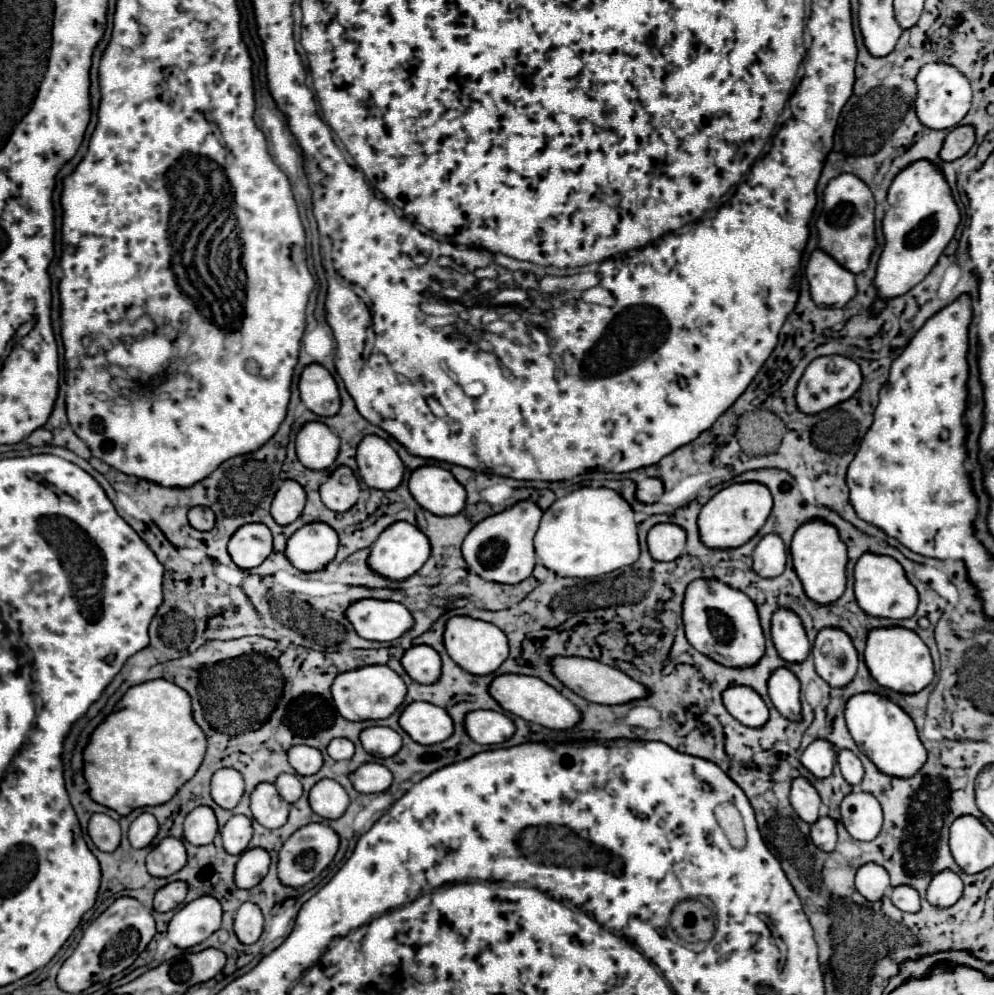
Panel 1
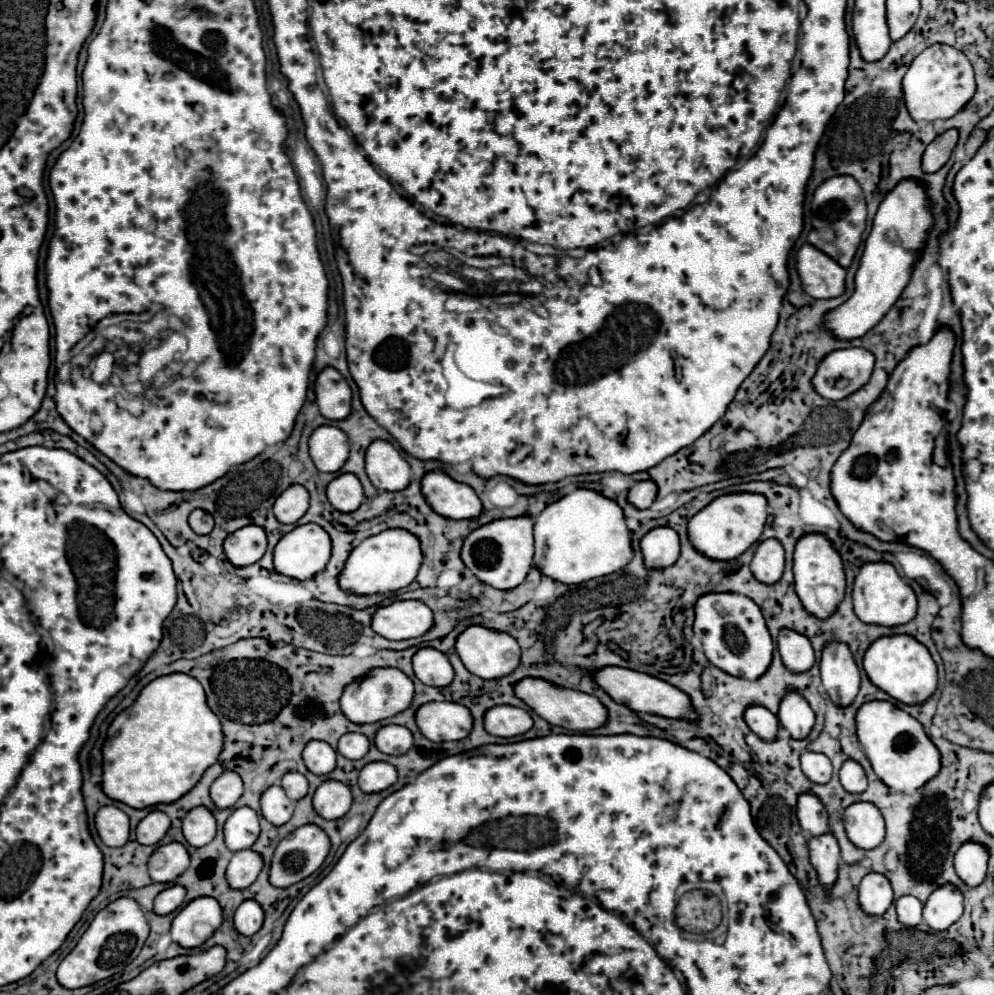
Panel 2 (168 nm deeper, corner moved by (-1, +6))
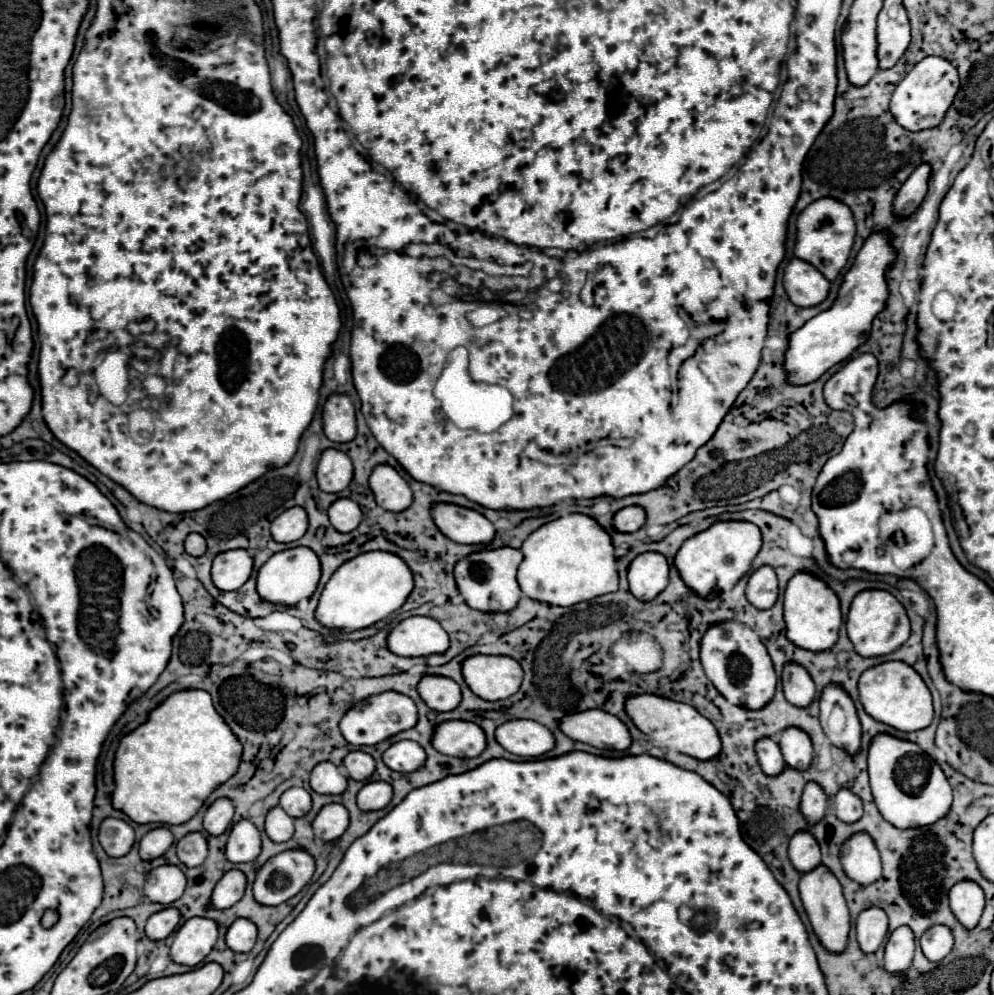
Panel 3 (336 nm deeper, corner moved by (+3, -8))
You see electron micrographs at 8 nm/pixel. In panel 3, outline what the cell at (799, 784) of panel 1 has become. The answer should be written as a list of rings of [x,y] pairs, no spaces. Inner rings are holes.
[[[800,830],[790,840],[788,856],[798,872],[810,872],[820,864],[820,846],[808,830]]]

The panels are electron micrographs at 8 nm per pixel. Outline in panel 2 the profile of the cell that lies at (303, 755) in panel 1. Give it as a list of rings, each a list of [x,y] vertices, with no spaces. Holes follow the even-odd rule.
[[[320,740],[308,742],[302,756],[304,756],[306,768],[312,774],[324,776],[324,774],[330,774],[336,768],[336,750],[332,750],[332,746],[326,744],[326,742],[320,742]]]

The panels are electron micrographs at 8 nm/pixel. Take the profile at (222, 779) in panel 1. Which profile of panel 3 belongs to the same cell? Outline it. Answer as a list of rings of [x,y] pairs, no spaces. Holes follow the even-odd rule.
[[[218,798],[210,804],[210,808],[206,810],[206,816],[204,816],[204,830],[208,834],[222,834],[230,822],[232,822],[232,816],[234,816],[234,804],[232,800],[228,798]]]

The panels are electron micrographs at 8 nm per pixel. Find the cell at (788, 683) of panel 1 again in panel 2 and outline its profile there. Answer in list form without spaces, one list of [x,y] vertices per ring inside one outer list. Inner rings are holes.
[[[790,692],[784,696],[778,712],[778,720],[782,728],[790,734],[794,740],[802,740],[810,734],[814,726],[814,712],[810,704],[796,692]]]

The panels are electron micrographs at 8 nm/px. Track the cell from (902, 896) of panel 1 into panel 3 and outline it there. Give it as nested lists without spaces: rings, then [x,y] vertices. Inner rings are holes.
[[[898,926],[886,942],[884,968],[890,972],[906,972],[912,964],[914,944],[916,944],[916,940],[914,940],[912,928]]]

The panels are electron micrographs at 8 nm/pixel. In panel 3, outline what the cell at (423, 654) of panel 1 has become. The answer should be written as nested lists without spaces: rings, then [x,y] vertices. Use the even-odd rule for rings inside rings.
[[[426,674],[422,676],[422,680],[418,682],[418,692],[420,698],[438,712],[448,712],[452,708],[456,708],[456,704],[460,704],[462,694],[460,694],[460,686],[446,676],[436,676],[436,674]]]

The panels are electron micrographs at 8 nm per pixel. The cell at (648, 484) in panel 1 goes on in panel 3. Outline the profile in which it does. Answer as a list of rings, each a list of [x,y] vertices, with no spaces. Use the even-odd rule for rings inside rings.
[[[626,506],[614,514],[614,528],[618,532],[636,532],[644,526],[646,512],[640,506]]]

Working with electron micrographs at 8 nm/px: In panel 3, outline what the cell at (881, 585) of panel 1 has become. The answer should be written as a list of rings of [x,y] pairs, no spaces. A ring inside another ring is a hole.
[[[862,590],[850,604],[846,630],[860,656],[882,656],[908,640],[910,620],[906,608],[888,590]]]

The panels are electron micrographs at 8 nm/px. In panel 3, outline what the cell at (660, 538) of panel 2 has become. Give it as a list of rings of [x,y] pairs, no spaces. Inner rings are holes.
[[[644,552],[636,556],[628,568],[630,592],[640,600],[656,598],[668,584],[670,566],[660,552]]]

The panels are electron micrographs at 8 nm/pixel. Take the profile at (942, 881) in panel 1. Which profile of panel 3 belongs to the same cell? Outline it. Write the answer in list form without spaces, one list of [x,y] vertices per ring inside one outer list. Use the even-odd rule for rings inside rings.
[[[936,924],[936,926],[930,926],[922,938],[920,938],[920,946],[922,946],[922,952],[926,954],[926,958],[930,960],[936,960],[940,962],[950,950],[952,950],[952,944],[954,944],[954,936],[952,936],[952,930],[944,924]]]

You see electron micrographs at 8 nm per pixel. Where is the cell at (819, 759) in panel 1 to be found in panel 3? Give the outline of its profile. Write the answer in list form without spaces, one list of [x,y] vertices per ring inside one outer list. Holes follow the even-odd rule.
[[[808,782],[804,786],[802,792],[802,802],[800,802],[800,810],[806,816],[806,820],[810,824],[816,824],[816,820],[822,820],[824,814],[828,812],[828,796],[822,790],[820,784],[816,782]]]

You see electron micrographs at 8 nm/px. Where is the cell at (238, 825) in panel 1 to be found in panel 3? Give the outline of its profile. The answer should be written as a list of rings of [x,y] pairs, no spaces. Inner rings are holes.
[[[250,820],[232,826],[226,842],[226,858],[230,862],[252,862],[260,854],[260,832]]]

